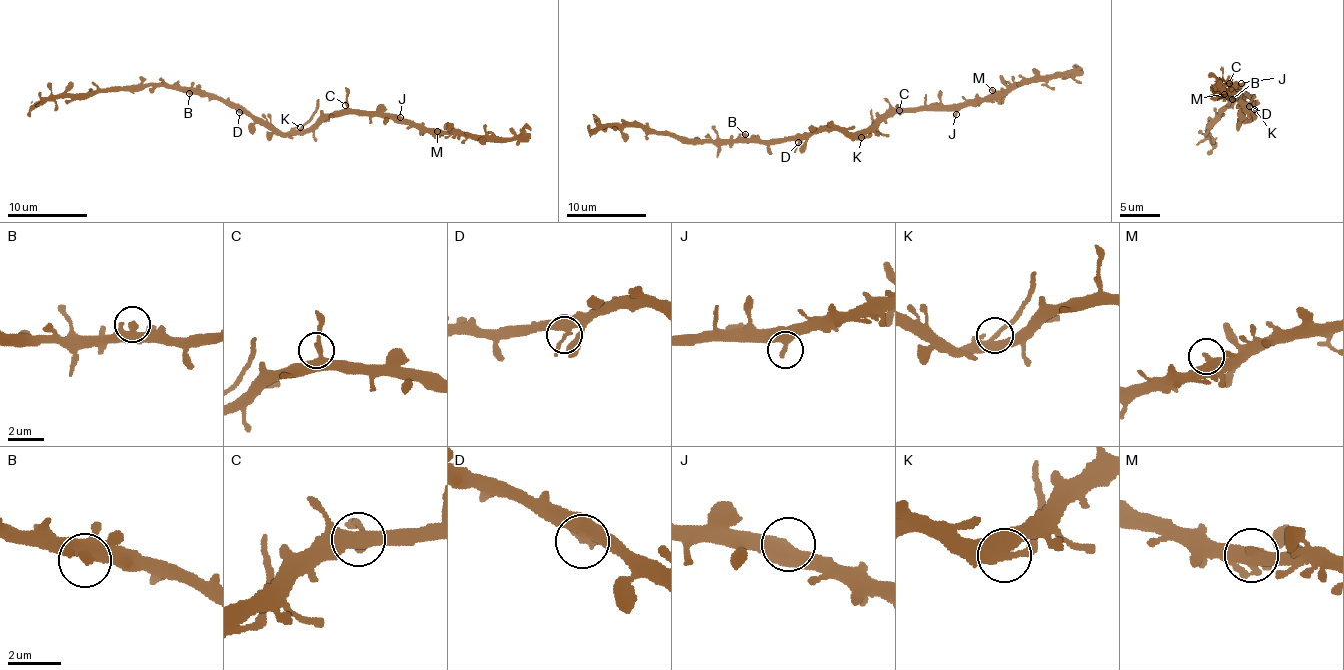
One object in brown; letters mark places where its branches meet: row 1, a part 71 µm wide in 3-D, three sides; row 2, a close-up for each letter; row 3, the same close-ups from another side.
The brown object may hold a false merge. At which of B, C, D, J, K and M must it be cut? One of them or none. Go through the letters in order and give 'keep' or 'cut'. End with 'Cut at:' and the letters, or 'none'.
B: keep
C: keep
D: keep
J: keep
K: cut
M: keep
Cut at: K

